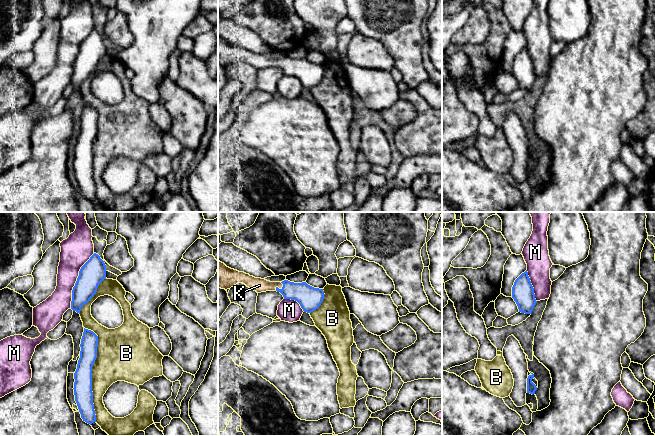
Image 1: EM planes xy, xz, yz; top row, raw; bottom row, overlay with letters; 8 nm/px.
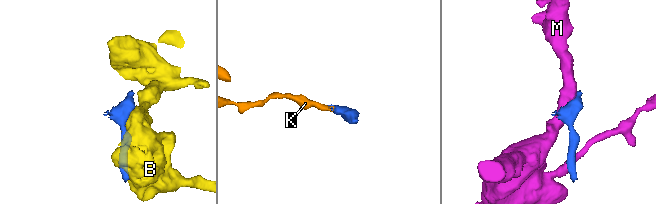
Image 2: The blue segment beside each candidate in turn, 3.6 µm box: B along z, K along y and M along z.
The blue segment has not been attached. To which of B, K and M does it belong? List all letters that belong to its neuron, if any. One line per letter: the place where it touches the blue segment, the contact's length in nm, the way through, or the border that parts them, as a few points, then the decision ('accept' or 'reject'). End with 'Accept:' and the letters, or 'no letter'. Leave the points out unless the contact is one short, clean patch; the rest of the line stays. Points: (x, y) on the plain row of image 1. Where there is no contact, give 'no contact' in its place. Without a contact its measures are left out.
B: contact xy (91, 148); length 750 nm; reject
K: contact xz (280, 65); length 90 nm; way xz (309, 74), (298, 67), (280, 65), (259, 61); accept
M: contact xy (77, 56); length 480 nm; reject
Accept: K

